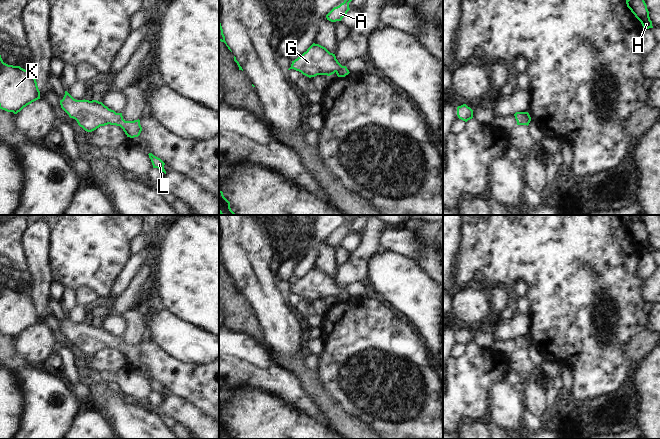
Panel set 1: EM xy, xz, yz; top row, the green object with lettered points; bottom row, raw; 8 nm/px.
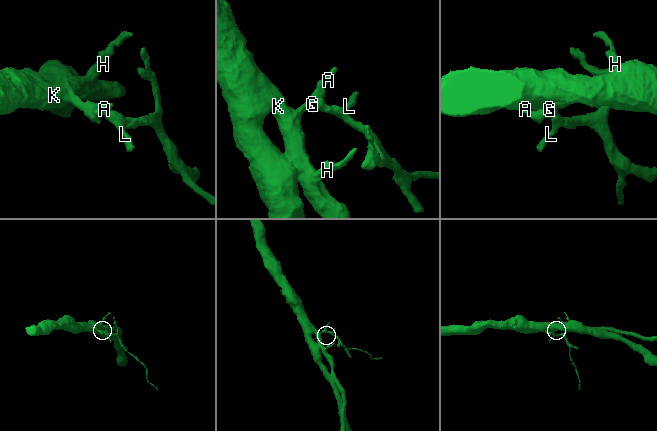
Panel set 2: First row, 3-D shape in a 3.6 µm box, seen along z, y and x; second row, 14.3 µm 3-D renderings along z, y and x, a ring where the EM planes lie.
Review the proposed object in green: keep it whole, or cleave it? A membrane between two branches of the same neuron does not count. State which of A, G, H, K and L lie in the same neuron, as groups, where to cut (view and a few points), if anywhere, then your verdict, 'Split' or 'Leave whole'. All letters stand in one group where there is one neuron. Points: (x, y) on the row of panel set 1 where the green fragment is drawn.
Groups: A G H K L. No split. Leave whole.

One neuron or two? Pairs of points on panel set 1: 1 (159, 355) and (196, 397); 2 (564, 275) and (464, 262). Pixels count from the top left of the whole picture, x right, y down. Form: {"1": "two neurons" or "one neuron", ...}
{"1": "one neuron", "2": "one neuron"}

